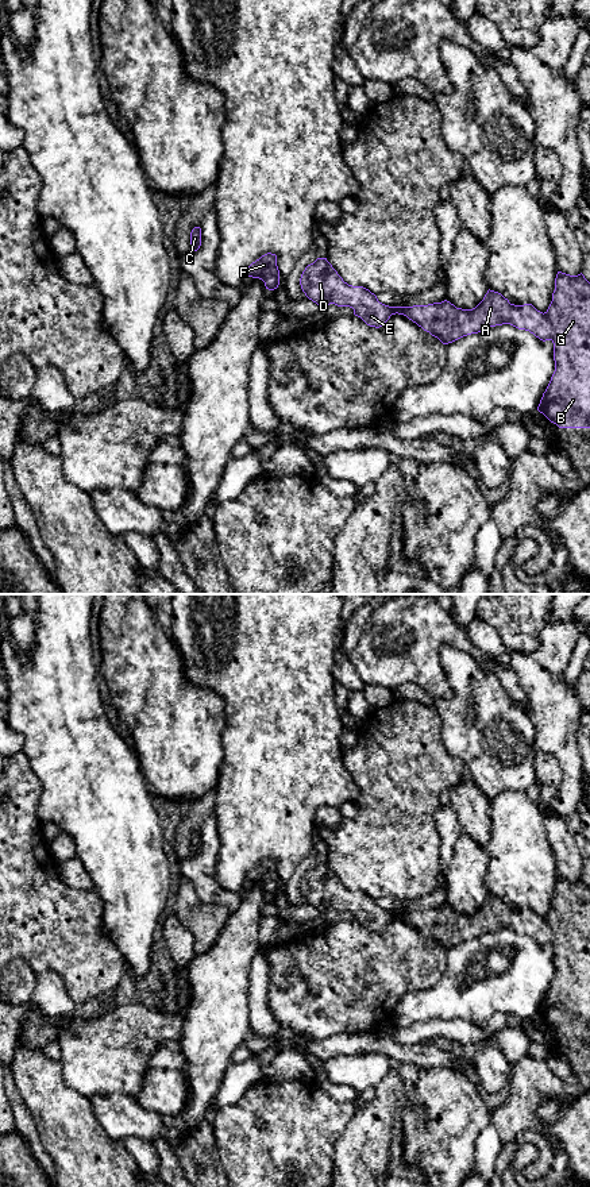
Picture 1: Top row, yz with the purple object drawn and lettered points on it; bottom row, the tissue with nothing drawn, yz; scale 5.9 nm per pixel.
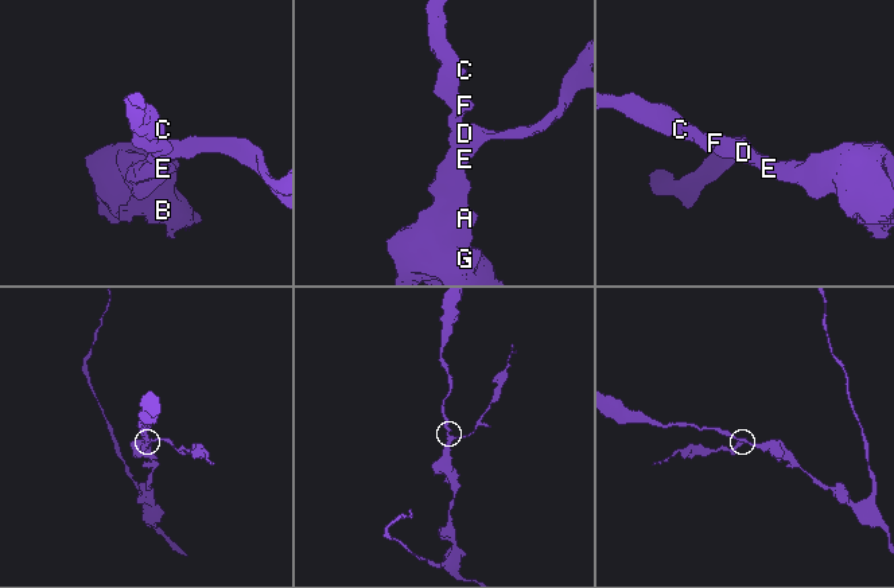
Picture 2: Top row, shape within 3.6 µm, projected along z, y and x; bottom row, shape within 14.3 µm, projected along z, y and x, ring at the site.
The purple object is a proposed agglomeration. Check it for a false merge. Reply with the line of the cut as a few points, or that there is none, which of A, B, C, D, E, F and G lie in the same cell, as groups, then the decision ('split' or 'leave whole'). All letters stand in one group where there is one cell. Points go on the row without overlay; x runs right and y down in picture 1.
cut none; groups A B C D E F G; leave whole

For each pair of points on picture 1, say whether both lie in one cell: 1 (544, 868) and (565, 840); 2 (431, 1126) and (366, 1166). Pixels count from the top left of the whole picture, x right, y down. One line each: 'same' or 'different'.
1: different
2: different

